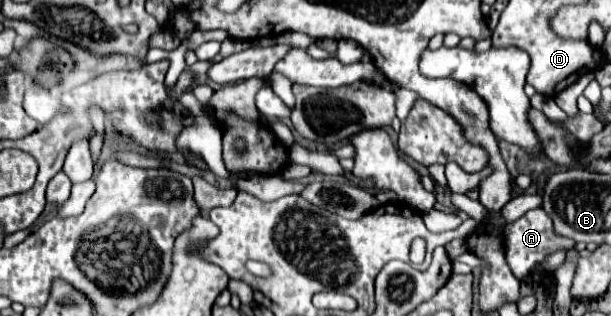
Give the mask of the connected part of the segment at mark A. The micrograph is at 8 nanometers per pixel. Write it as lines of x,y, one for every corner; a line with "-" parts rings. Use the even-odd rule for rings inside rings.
538,207
534,211
528,211
526,215
522,215
514,223
508,223
504,227
504,241
506,241
506,261
508,261
508,267
514,273
514,277
520,279
520,281
526,279
528,271
534,271
534,267
538,263
542,263
546,255
550,255
550,253
554,253
558,249
570,249
572,247
570,239
558,237
554,233
550,217
546,215
546,211
542,207

